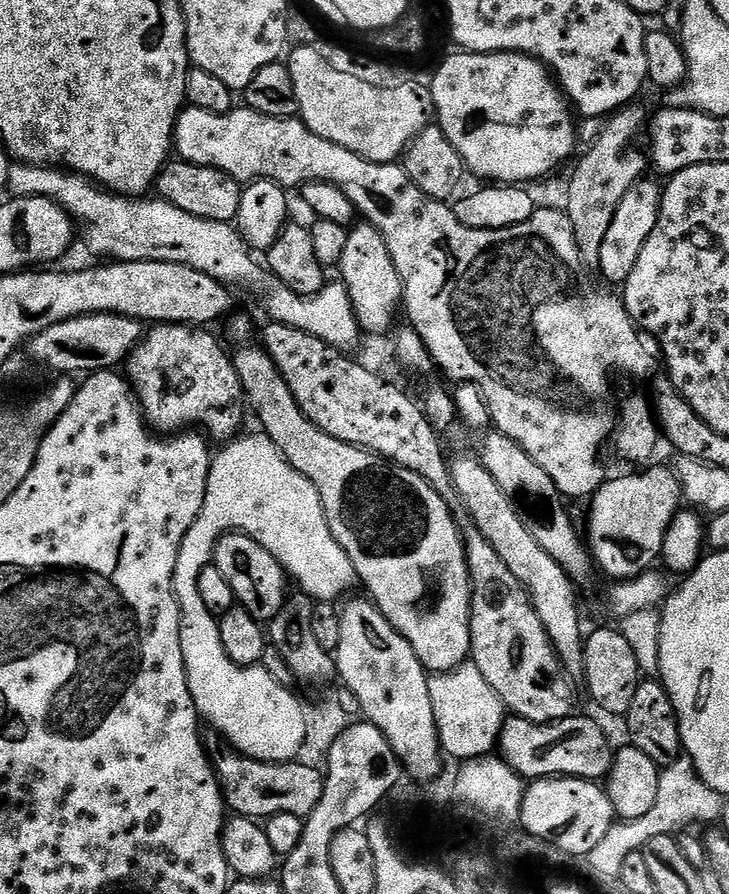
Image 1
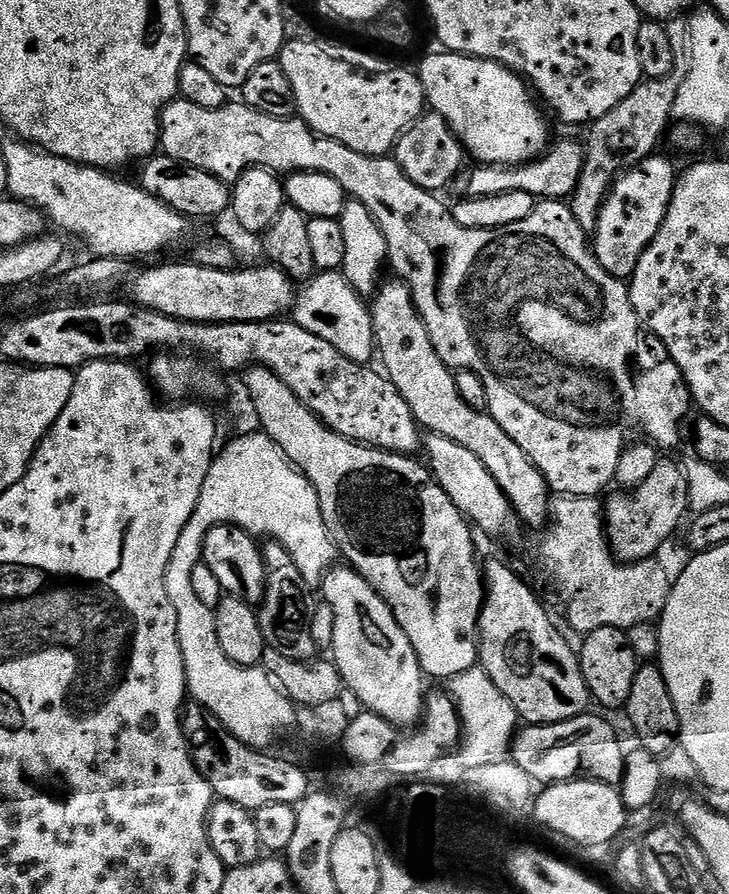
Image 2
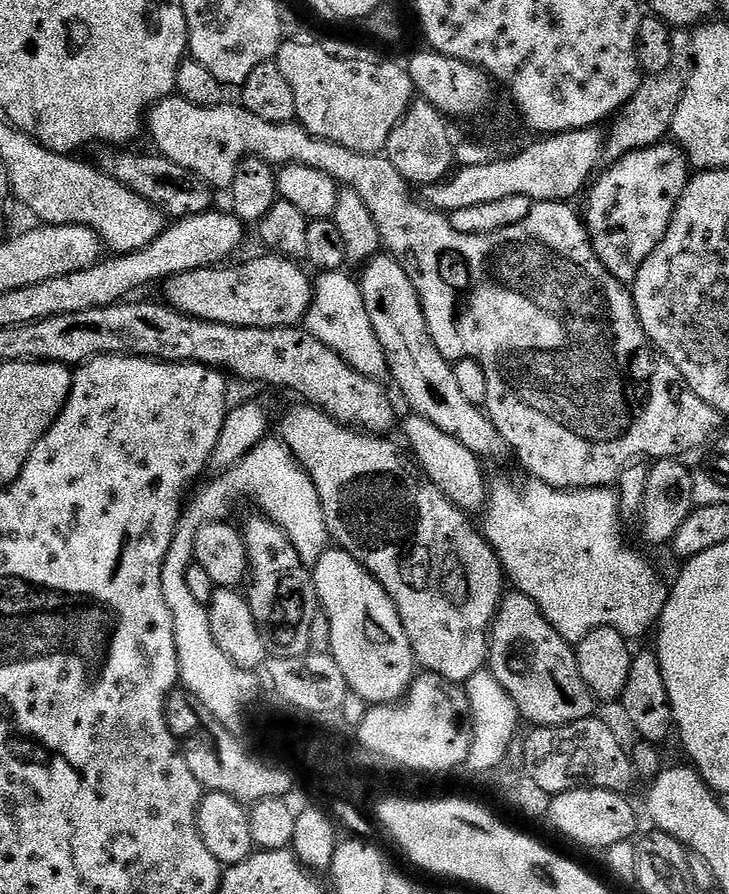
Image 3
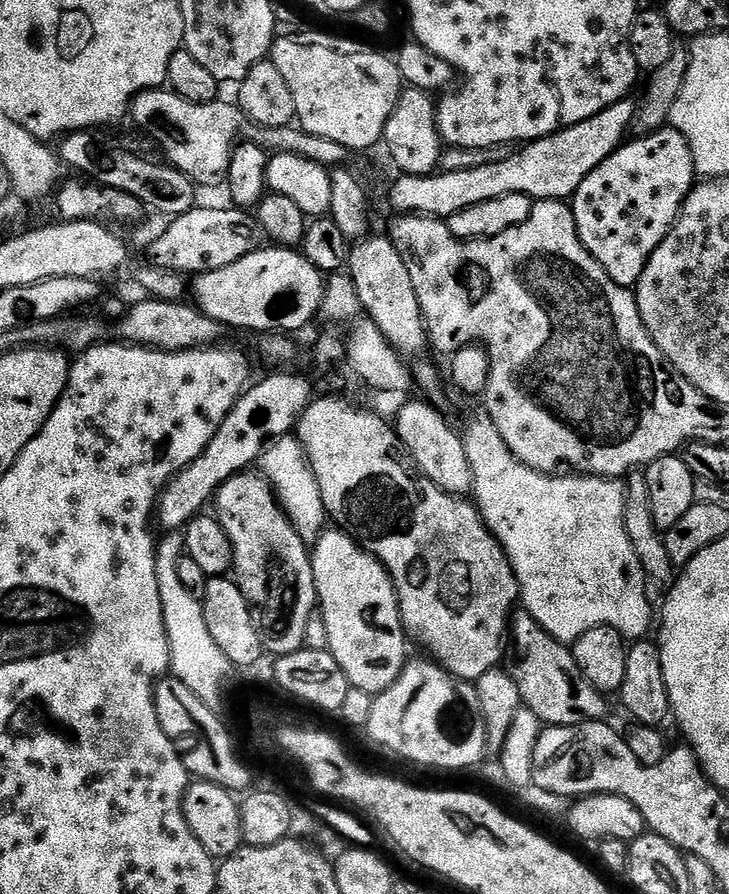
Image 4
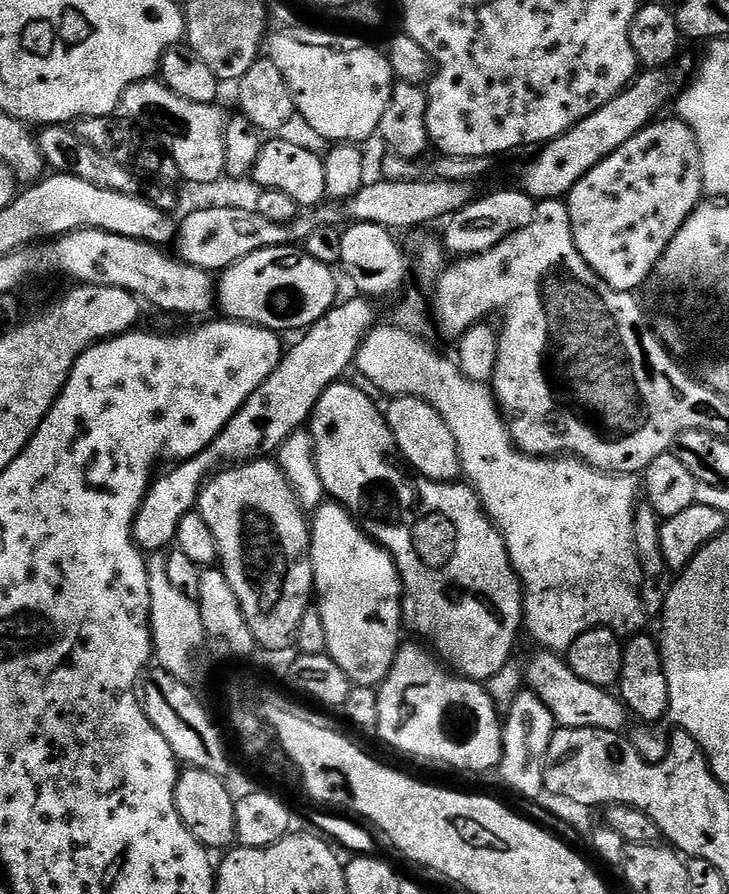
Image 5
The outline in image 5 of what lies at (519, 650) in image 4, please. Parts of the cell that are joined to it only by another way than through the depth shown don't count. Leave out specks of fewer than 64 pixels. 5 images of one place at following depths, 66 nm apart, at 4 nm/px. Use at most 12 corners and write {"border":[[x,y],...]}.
{"border":[[540,650],[526,684],[559,727],[620,732],[623,700]]}

